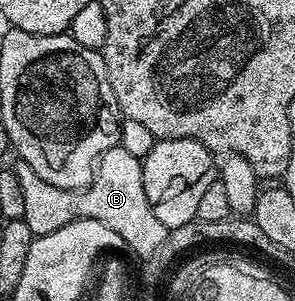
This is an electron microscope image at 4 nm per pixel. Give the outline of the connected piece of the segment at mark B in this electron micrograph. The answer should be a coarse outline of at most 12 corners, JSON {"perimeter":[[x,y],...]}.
{"perimeter":[[108,149],[82,191],[19,162],[22,220],[34,236],[95,219],[139,257],[168,228],[144,193],[142,160]]}

